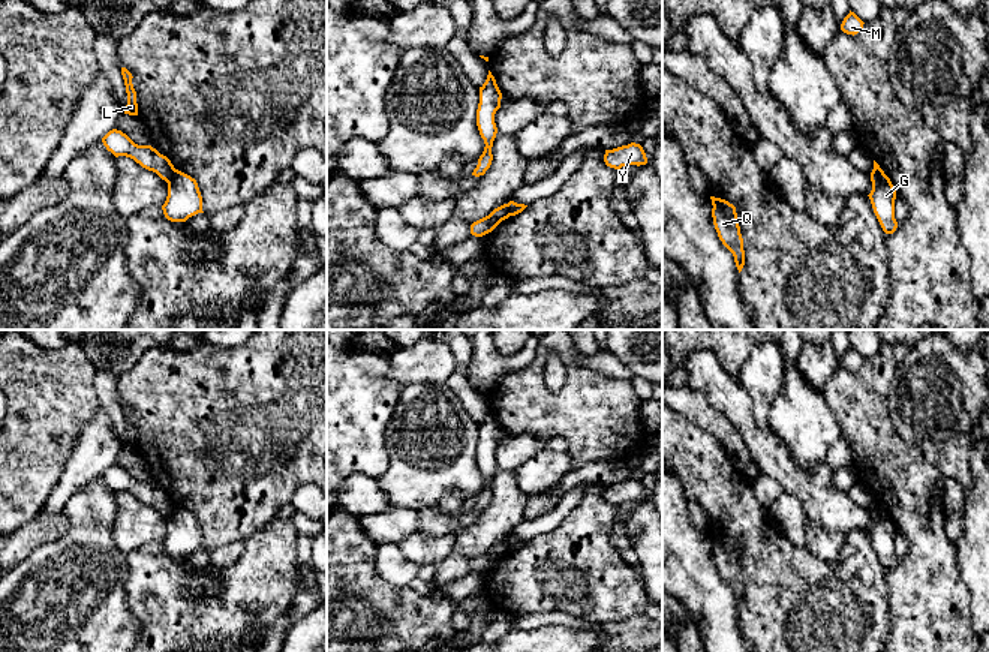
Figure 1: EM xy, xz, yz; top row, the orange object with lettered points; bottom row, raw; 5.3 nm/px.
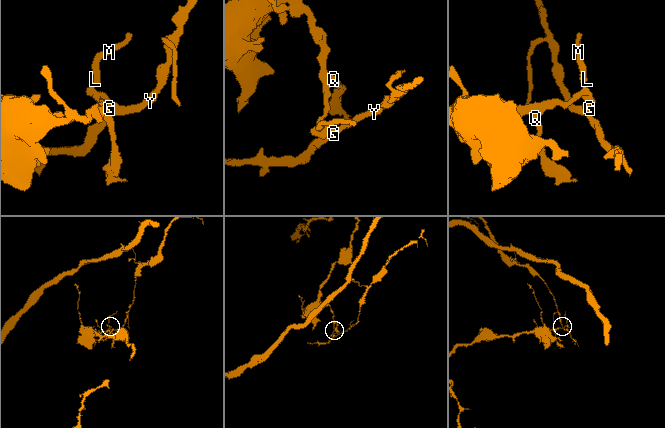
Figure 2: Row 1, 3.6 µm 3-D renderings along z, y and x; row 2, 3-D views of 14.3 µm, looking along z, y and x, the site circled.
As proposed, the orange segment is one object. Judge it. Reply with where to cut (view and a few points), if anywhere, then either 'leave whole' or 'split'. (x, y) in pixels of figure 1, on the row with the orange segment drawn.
cut in xy along (174, 168), (167, 182); split

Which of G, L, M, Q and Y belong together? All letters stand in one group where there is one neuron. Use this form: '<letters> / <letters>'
G Y / L M Q

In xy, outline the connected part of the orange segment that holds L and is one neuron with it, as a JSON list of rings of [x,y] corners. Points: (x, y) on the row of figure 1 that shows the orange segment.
[[[121,67],[121,75],[123,75],[126,93],[127,93],[127,105],[124,108],[124,114],[138,115],[136,91],[132,84],[133,76],[126,67]]]

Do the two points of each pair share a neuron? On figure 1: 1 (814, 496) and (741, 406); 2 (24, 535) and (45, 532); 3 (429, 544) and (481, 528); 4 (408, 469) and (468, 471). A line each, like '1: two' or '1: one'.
1: one
2: one
3: two
4: one

